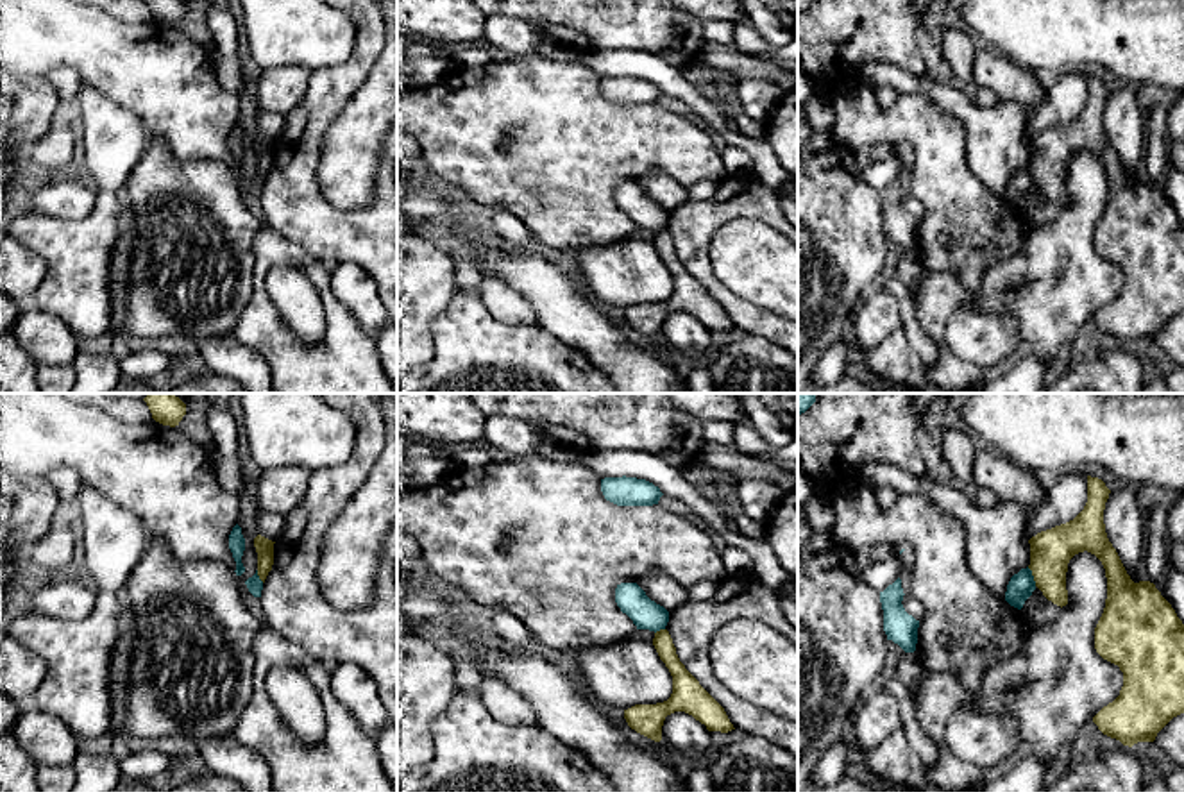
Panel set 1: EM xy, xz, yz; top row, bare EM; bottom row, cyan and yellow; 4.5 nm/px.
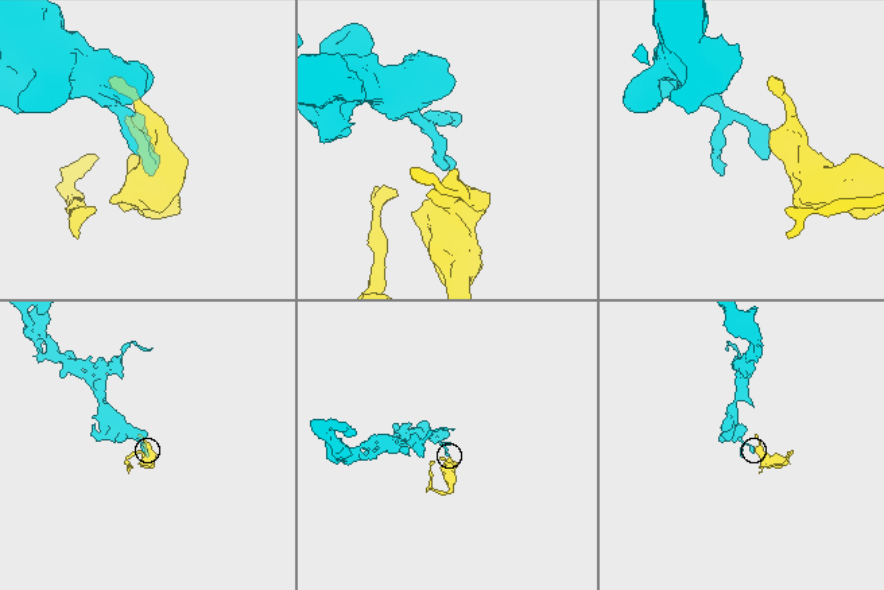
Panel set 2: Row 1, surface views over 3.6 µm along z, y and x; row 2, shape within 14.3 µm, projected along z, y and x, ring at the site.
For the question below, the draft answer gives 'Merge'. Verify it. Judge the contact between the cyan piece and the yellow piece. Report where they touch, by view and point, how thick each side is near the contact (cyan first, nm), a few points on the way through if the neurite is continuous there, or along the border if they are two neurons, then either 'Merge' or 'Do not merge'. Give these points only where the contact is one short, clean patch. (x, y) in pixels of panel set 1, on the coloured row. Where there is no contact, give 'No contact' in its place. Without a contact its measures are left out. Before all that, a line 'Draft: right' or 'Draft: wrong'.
Draft: wrong
Touches cyan at yz (1032, 576). Thickness 120 nm (cyan) against 190 nm. Boundary: yz (1027, 567), (1036, 585). Do not merge

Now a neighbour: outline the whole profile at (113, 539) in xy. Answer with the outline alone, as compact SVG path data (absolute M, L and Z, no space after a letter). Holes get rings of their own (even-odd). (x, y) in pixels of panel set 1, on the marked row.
M82 481L77 495L82 520L84 563L98 592L97 604L82 620L61 620L29 611L9 624L9 635L47 663L47 676L27 706L59 717L86 744L111 731L109 663L118 638L120 592L147 545L143 522L129 510Z

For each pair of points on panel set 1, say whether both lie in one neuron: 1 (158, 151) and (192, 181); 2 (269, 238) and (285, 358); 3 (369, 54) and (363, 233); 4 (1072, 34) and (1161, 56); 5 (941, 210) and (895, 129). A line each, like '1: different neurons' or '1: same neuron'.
1: same neuron
2: same neuron
3: same neuron
4: same neuron
5: same neuron

